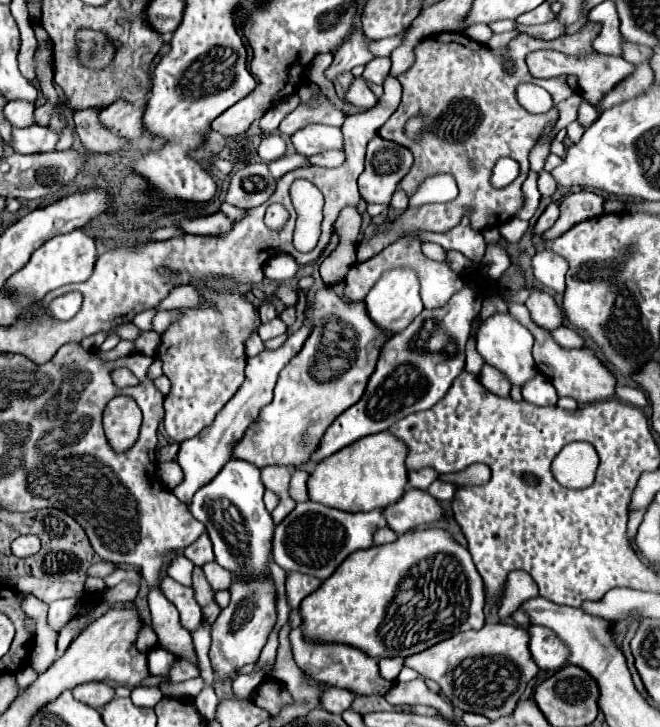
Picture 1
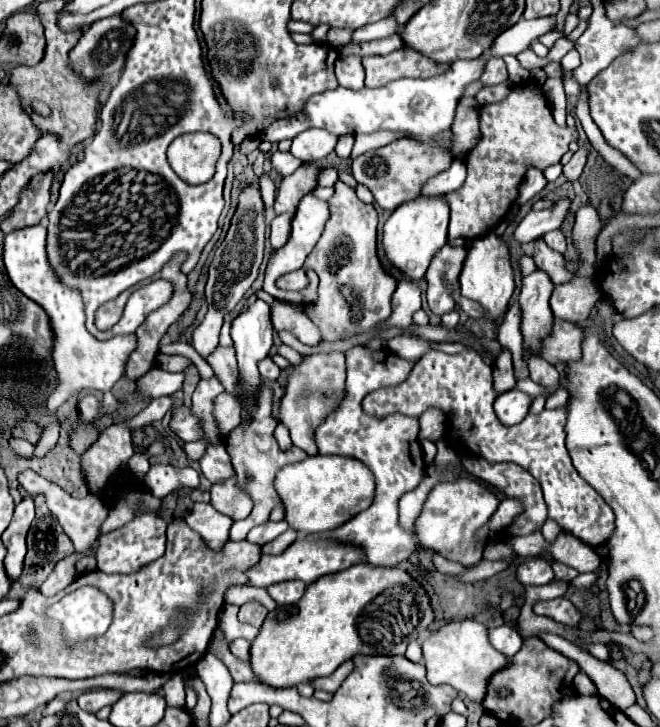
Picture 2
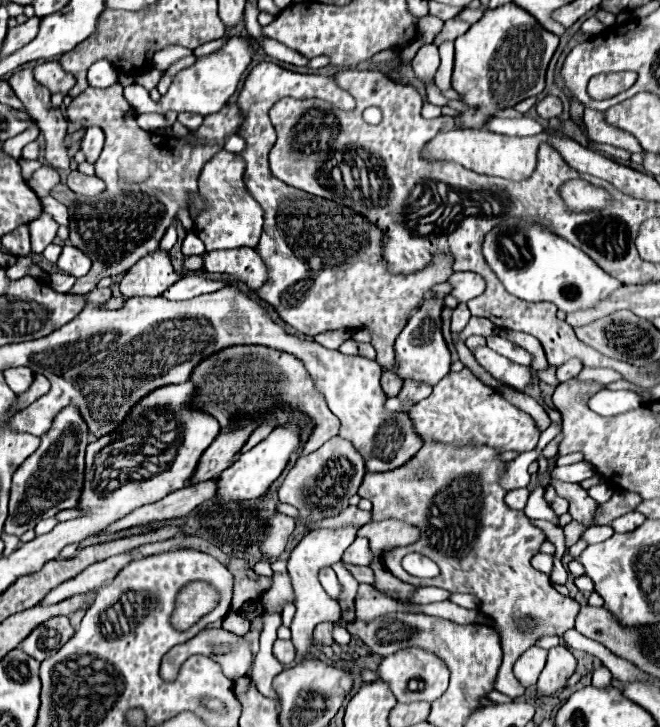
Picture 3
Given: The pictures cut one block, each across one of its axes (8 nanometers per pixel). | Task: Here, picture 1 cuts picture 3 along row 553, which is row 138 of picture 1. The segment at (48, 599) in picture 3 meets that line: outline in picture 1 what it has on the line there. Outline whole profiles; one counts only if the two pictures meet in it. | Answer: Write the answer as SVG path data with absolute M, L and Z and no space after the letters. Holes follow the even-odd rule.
M116 100L116 104L100 112L100 120L106 128L118 132L126 140L134 140L144 134L144 104L128 104L128 100Z

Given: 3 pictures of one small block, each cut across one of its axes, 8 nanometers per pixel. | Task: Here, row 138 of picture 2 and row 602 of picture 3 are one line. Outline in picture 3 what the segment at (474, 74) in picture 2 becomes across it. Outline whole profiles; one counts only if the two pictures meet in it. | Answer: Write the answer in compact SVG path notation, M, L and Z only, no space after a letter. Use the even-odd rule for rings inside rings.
M274 574L272 576L272 588L266 592L266 596L262 598L262 604L272 610L272 612L280 612L284 602L294 602L294 592L292 592L292 584L290 584L290 576L288 574ZM426 586L426 588L418 588L412 596L412 602L416 604L434 604L434 602L444 602L450 598L450 592L446 592L444 588L436 588L436 586Z

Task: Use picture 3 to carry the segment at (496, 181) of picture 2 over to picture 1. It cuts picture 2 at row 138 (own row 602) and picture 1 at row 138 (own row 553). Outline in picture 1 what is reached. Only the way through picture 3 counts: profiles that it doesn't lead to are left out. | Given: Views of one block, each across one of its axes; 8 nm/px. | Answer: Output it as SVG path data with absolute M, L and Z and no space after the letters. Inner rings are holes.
M588 22L582 30L572 36L560 36L556 40L544 42L536 40L528 34L520 34L506 46L506 56L496 54L488 44L480 44L470 40L466 34L460 32L442 32L420 40L416 46L416 62L412 68L398 76L402 84L402 102L398 110L388 118L388 122L380 128L380 136L392 142L398 142L412 150L414 164L410 172L400 180L398 188L412 196L418 186L434 174L450 174L458 184L458 196L446 204L427 204L422 208L410 210L408 207L402 216L394 220L390 232L376 234L370 240L362 240L358 244L358 262L364 262L384 250L388 244L398 240L404 232L410 230L432 230L432 232L446 232L448 228L456 226L464 214L472 222L474 230L484 230L492 226L500 226L508 222L516 210L522 206L522 182L528 176L530 164L528 154L536 146L540 134L554 122L558 122L558 108L552 106L544 114L530 114L526 108L520 106L516 100L516 86L524 82L532 82L536 86L544 86L550 92L554 104L570 98L578 88L576 76L556 76L548 80L532 78L526 66L528 52L534 50L558 50L564 54L574 56L588 56L596 54L592 48L594 38L600 34L598 22ZM506 60L510 68L506 68ZM420 116L424 126L418 140L406 136L404 128L410 118ZM498 158L512 158L520 164L518 178L506 188L492 188L490 176L492 168Z

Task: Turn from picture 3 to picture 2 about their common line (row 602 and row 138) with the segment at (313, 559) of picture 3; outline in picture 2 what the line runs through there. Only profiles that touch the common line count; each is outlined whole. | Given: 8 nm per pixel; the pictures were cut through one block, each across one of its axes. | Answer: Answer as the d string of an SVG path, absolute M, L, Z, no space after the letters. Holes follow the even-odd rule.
M308 128L292 140L290 152L302 162L318 162L334 150L336 142L338 138L330 132L324 132L322 128Z

